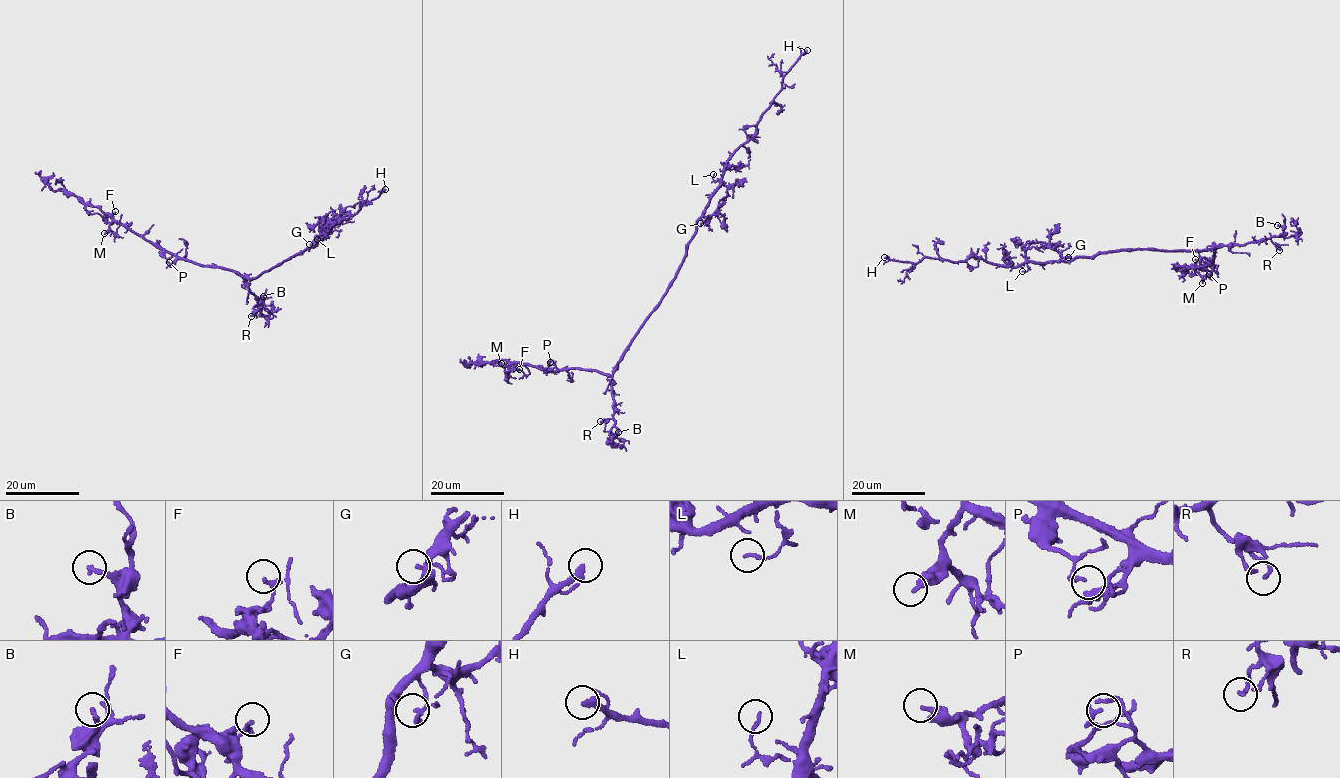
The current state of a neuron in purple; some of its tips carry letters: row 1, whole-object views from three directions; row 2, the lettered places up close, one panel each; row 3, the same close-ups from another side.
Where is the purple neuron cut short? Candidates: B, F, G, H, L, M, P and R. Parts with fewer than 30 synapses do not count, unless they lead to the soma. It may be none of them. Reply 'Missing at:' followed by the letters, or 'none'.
Missing at: H

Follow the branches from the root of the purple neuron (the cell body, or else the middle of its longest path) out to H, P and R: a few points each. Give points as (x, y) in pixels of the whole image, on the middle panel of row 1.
H: (650, 314), (680, 265), (725, 162), (753, 136), (784, 75), (807, 50)
P: (650, 314), (610, 376), (575, 368), (550, 371), (547, 368), (550, 362)
R: (650, 314), (614, 372), (613, 416), (600, 421)

